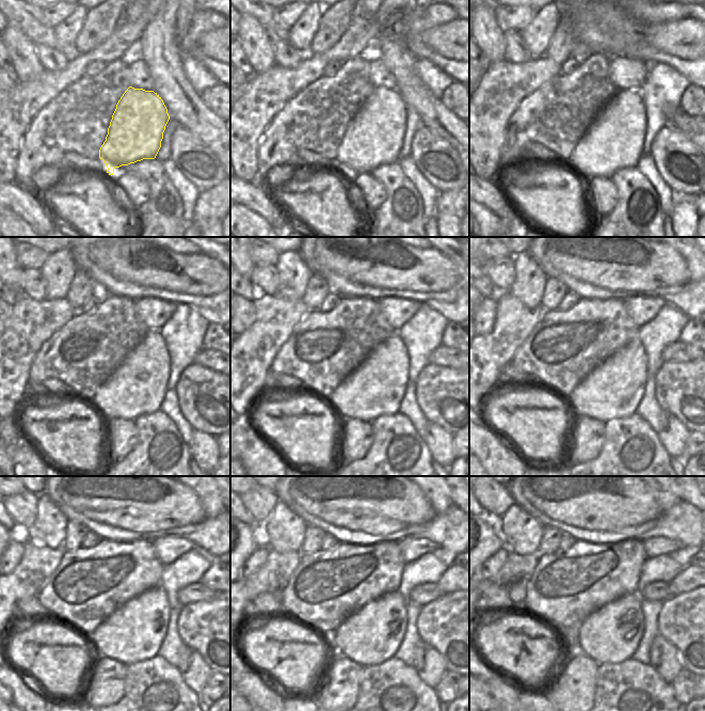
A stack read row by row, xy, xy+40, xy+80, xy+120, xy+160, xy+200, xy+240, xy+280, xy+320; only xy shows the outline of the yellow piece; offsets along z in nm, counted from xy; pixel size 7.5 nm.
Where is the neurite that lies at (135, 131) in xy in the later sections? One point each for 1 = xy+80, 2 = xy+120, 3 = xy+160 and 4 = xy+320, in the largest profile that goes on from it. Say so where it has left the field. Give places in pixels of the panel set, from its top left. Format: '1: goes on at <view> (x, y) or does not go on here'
1: goes on at xy+80 (614, 140)
2: goes on at xy+120 (138, 386)
3: goes on at xy+160 (375, 388)
4: goes on at xy+320 (611, 634)

